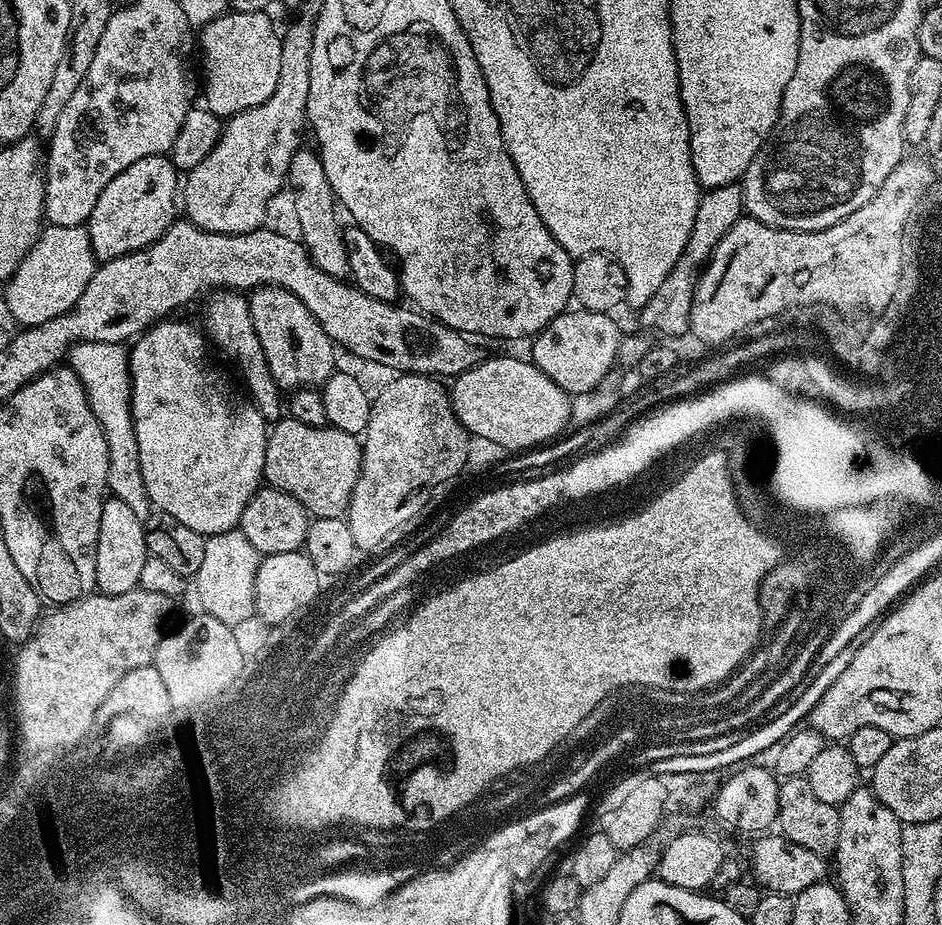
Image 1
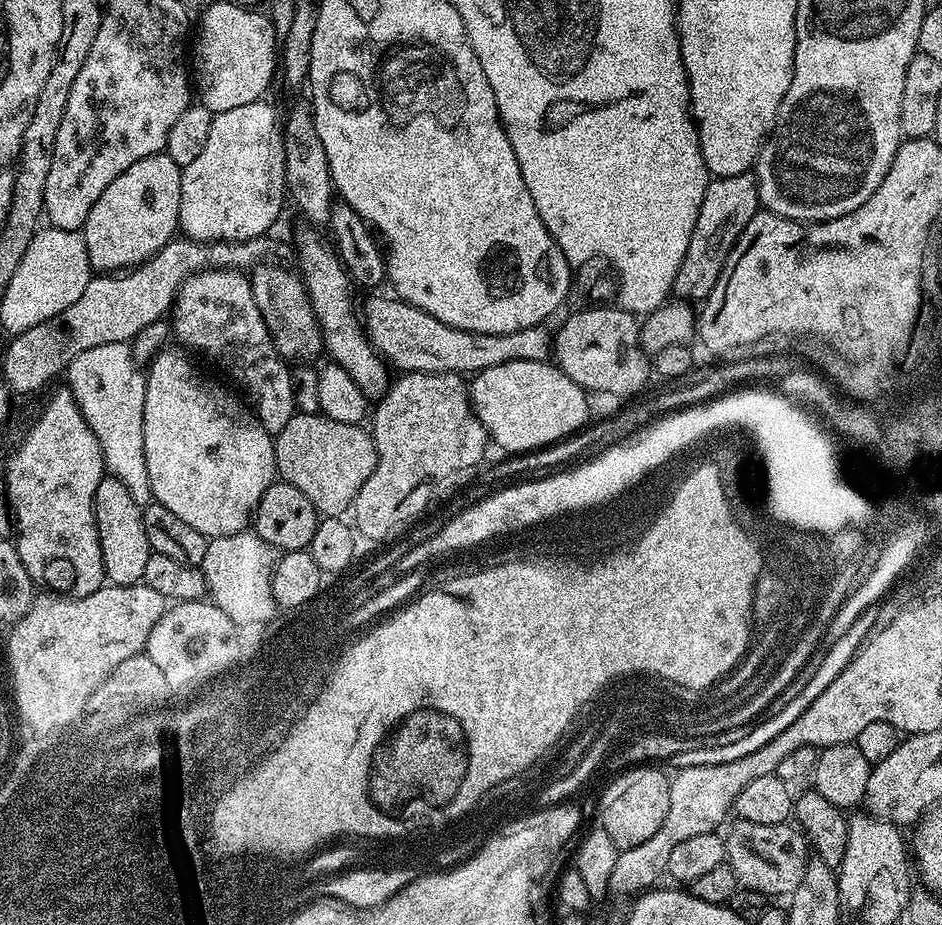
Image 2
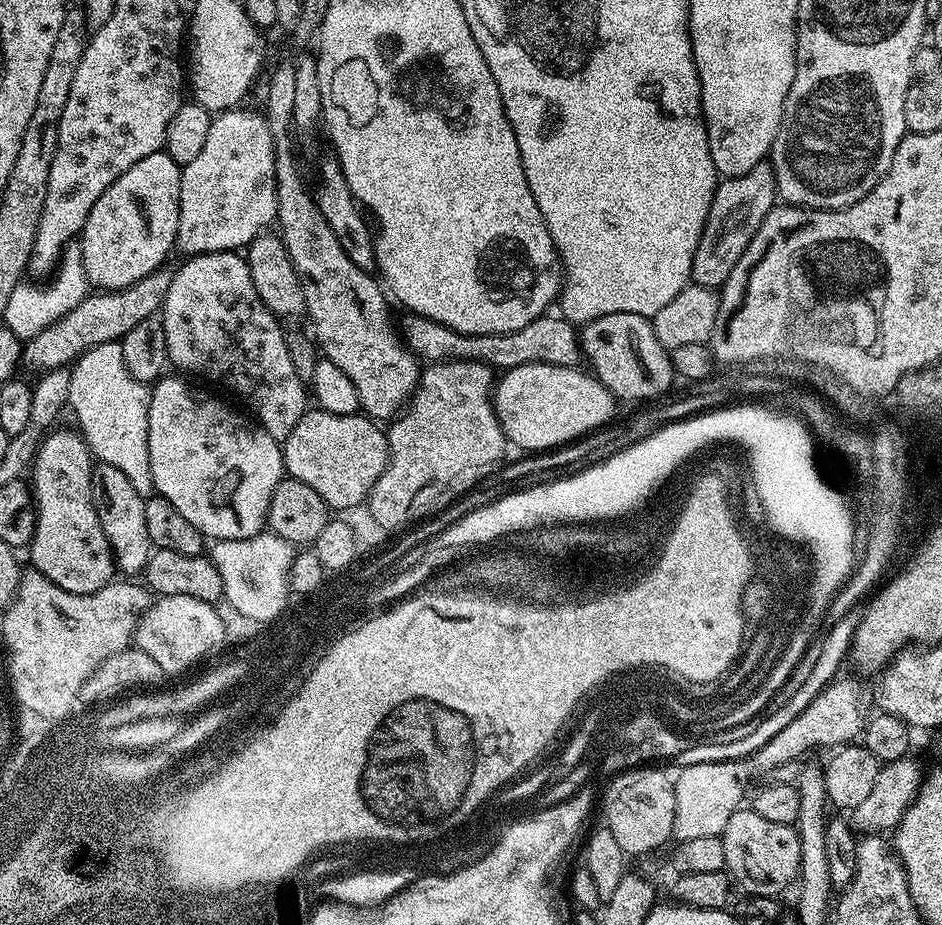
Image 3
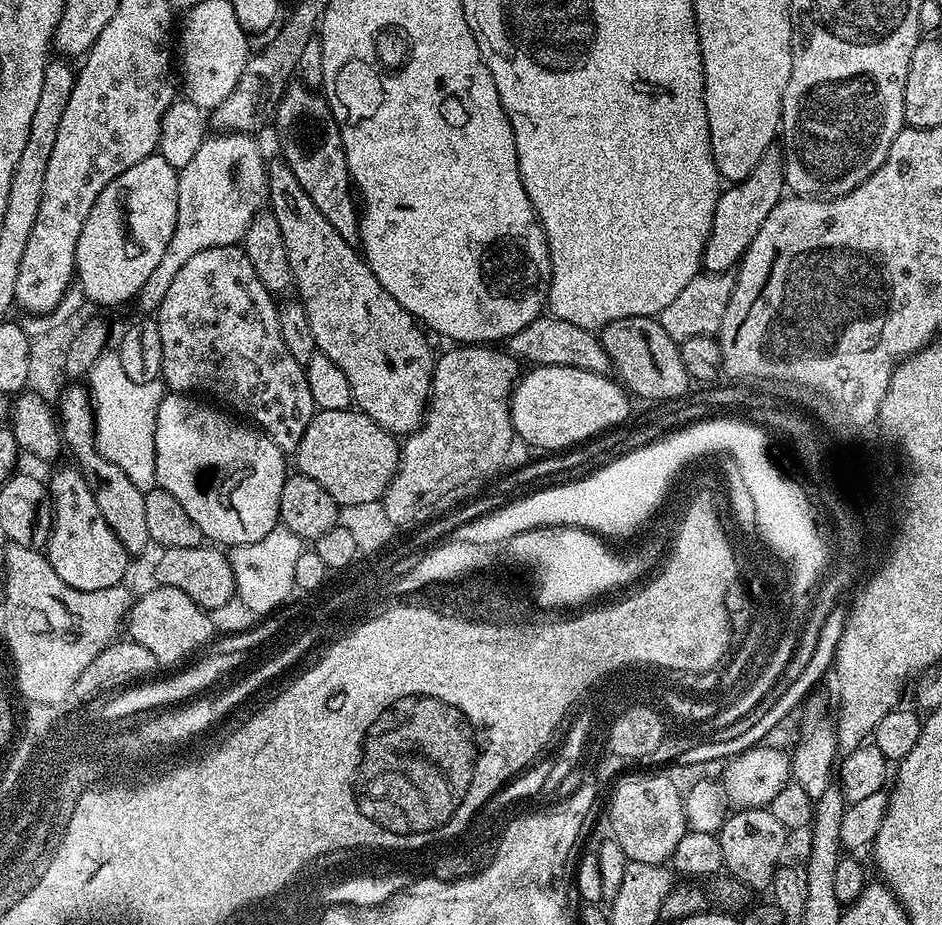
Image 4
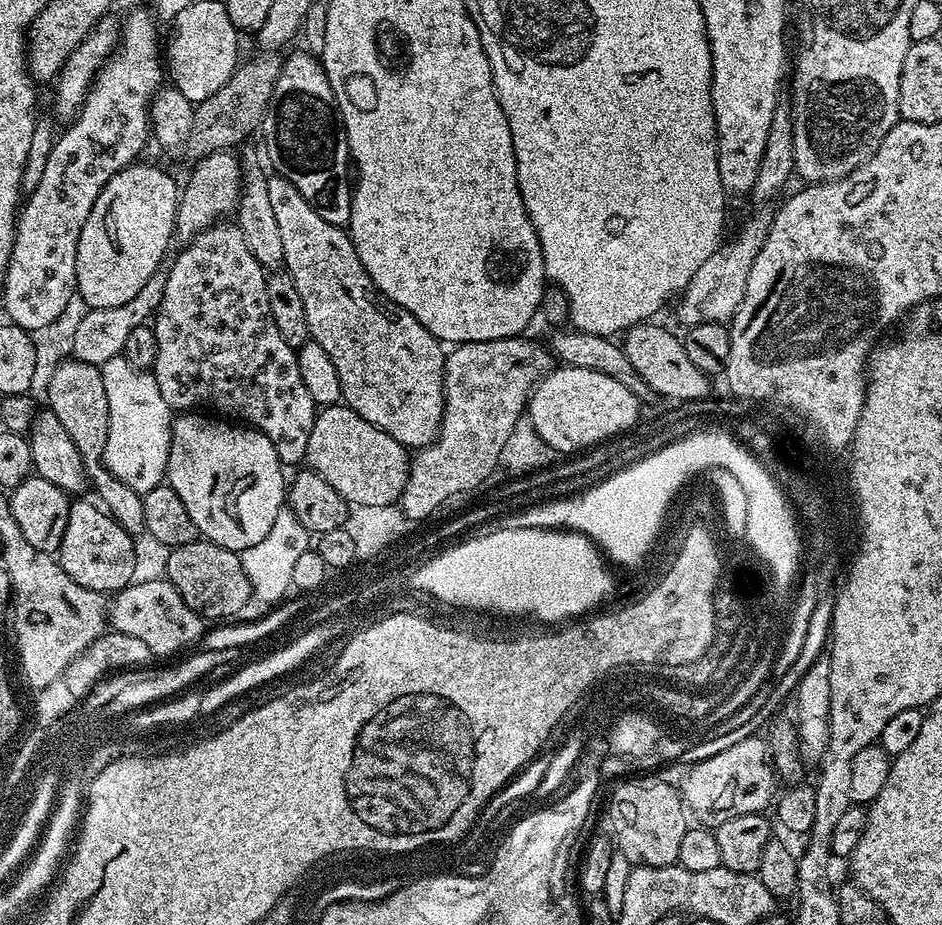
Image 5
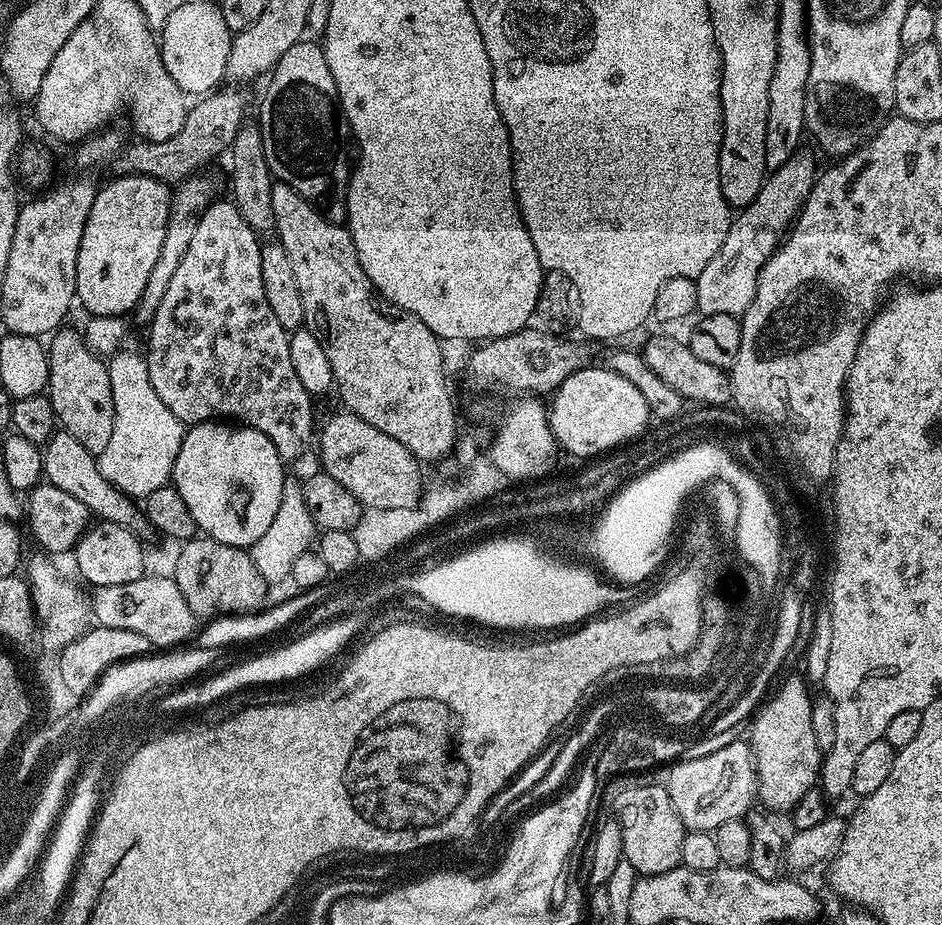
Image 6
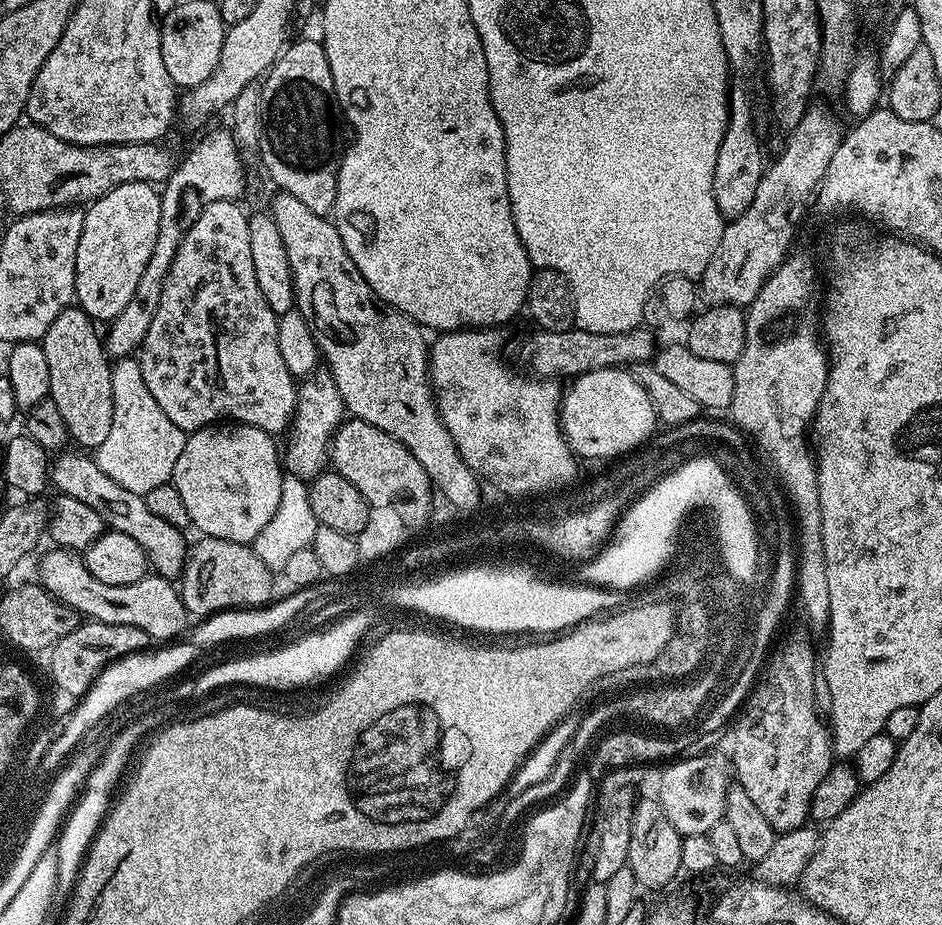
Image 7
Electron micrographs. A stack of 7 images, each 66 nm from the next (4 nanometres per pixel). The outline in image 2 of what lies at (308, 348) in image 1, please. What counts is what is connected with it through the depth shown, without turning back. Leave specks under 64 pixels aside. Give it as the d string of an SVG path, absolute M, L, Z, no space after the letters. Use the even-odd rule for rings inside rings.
M261 262L251 269L250 279L252 281L252 293L254 302L258 306L258 314L262 314L262 322L266 322L266 330L270 330L274 346L278 354L283 356L285 361L300 360L296 362L308 362L311 356L316 356L322 352L322 333L320 323L316 320L315 312L311 308L311 300L304 282L295 271L287 272L280 264L273 262Z

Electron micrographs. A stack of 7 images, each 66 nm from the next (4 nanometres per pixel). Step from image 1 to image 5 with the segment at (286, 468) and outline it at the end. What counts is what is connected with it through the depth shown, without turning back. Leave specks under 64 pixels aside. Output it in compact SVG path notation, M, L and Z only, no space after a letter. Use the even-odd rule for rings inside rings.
M341 402L317 411L314 430L310 430L310 446L306 446L306 464L311 471L326 478L349 505L395 505L408 481L410 452L390 438L386 430L370 426L370 422Z

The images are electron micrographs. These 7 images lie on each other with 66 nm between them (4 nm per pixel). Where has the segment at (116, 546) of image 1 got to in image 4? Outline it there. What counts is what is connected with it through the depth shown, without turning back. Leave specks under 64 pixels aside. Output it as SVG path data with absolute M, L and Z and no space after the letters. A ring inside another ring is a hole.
M80 382L69 383L58 396L58 423L62 433L62 444L65 449L72 451L75 463L88 488L94 494L94 502L98 502L98 510L102 510L102 518L106 518L106 526L114 530L118 542L129 554L144 552L150 548L150 530L146 530L145 489L136 488L126 473L114 462L110 462L98 450L96 445L96 410L92 402L92 394Z

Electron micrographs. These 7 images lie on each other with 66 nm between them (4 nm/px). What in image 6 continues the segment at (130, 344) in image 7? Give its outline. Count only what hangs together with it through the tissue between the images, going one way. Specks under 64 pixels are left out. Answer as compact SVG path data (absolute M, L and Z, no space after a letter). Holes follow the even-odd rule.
M203 175L189 176L187 180L181 180L178 187L172 193L172 205L168 215L166 226L166 238L162 238L162 250L158 253L158 260L154 262L154 268L150 270L150 276L146 278L146 288L142 290L140 301L134 309L134 317L143 326L151 325L158 305L166 290L170 287L170 278L174 278L174 270L178 270L178 262L182 262L182 254L186 254L186 246L190 246L190 238L194 238L194 230L200 221L199 215L213 203L212 184L203 180Z

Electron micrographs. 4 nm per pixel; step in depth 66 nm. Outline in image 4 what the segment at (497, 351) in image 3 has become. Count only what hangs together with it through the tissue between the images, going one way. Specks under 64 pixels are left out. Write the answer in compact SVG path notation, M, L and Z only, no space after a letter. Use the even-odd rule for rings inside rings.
M541 314L534 322L530 322L530 326L522 326L518 334L509 336L506 350L513 358L528 366L541 364L570 366L599 376L608 376L613 371L610 358L600 344L599 335L595 331L574 326L574 322L559 320L557 316L551 314Z

